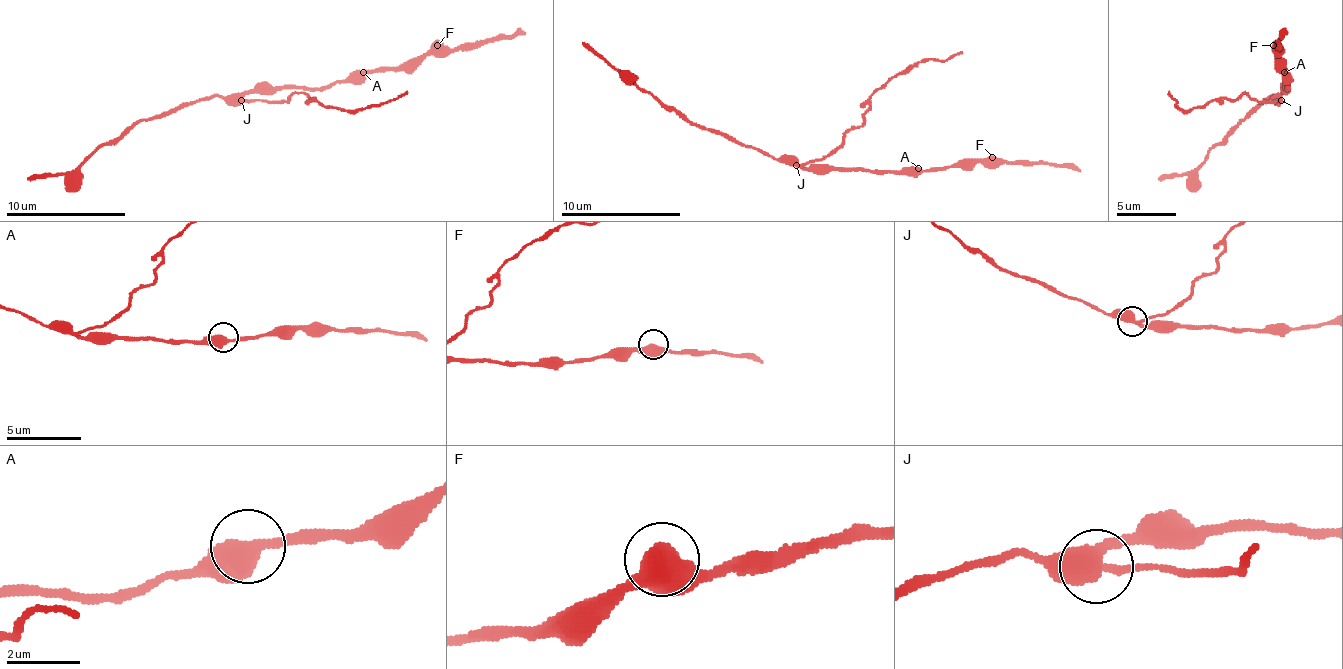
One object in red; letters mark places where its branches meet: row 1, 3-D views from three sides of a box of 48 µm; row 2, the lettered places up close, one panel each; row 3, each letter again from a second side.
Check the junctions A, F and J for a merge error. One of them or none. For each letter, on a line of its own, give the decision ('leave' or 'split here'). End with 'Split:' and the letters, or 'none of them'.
A: leave
F: leave
J: split here
Split: J

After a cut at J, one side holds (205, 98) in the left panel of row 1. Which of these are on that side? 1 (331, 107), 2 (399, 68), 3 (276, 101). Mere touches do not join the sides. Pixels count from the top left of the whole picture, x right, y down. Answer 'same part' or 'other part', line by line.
1: other part
2: same part
3: other part

